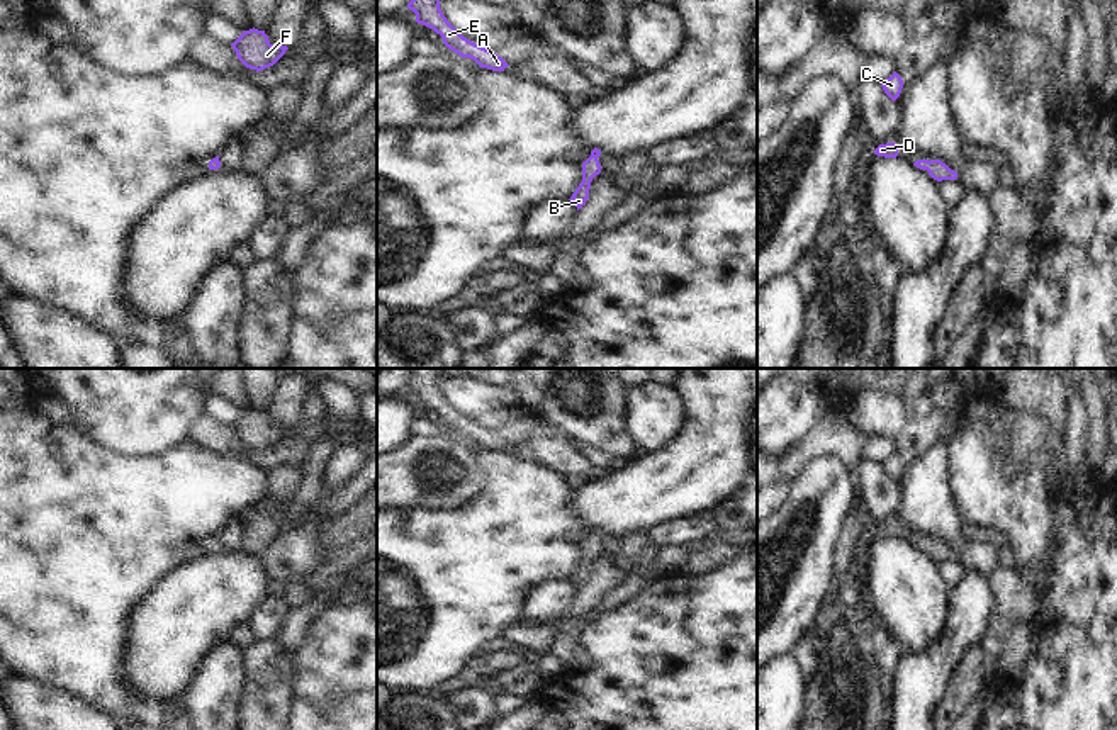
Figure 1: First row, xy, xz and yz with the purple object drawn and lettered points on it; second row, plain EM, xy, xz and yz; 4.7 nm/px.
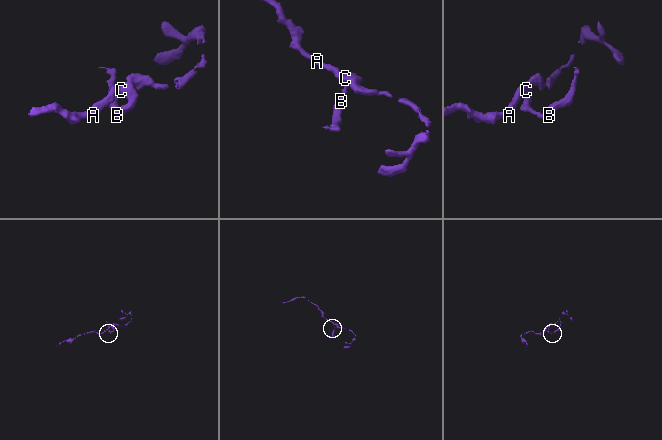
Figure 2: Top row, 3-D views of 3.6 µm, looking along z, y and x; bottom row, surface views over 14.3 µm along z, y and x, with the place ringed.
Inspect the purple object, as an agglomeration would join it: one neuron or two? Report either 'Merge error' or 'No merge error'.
No merge error.

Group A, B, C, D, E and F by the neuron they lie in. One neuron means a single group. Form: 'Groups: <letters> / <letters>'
Groups: A B C D E F.

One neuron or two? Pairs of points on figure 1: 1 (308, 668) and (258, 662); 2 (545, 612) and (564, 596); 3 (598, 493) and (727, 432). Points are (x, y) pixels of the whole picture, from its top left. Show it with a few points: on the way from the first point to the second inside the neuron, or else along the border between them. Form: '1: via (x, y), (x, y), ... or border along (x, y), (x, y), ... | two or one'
1: border along (296, 654), (296, 696), (292, 705) | two
2: via (550, 606), (559, 598) | one
3: via (630, 493), (645, 493), (673, 482), (695, 464) | one

